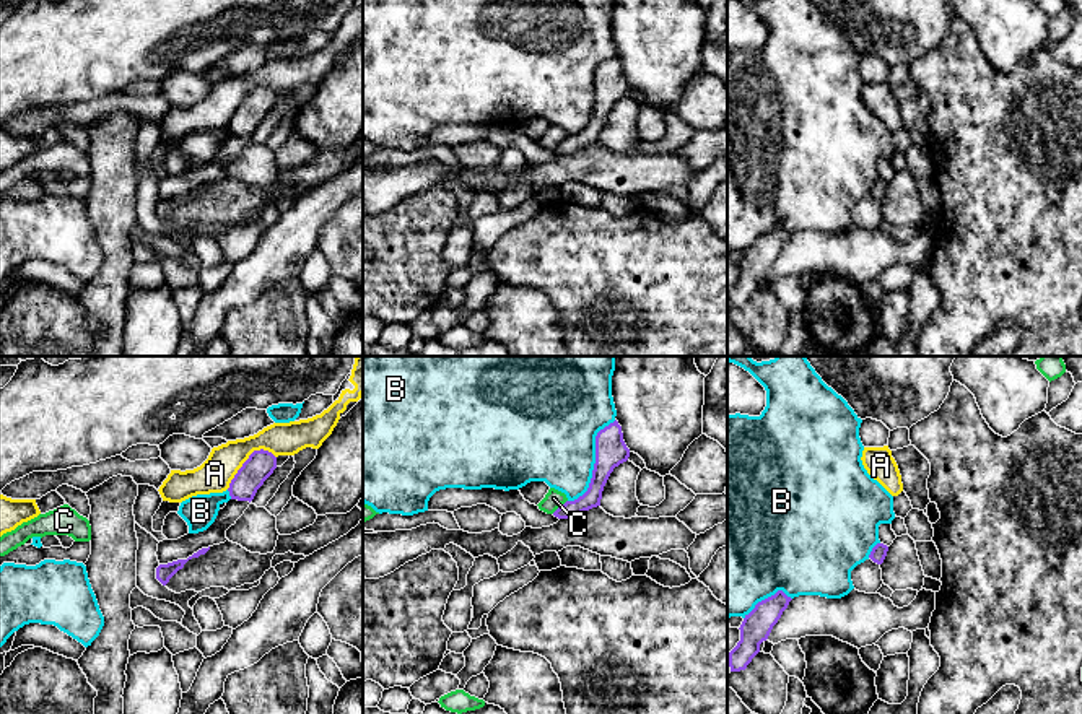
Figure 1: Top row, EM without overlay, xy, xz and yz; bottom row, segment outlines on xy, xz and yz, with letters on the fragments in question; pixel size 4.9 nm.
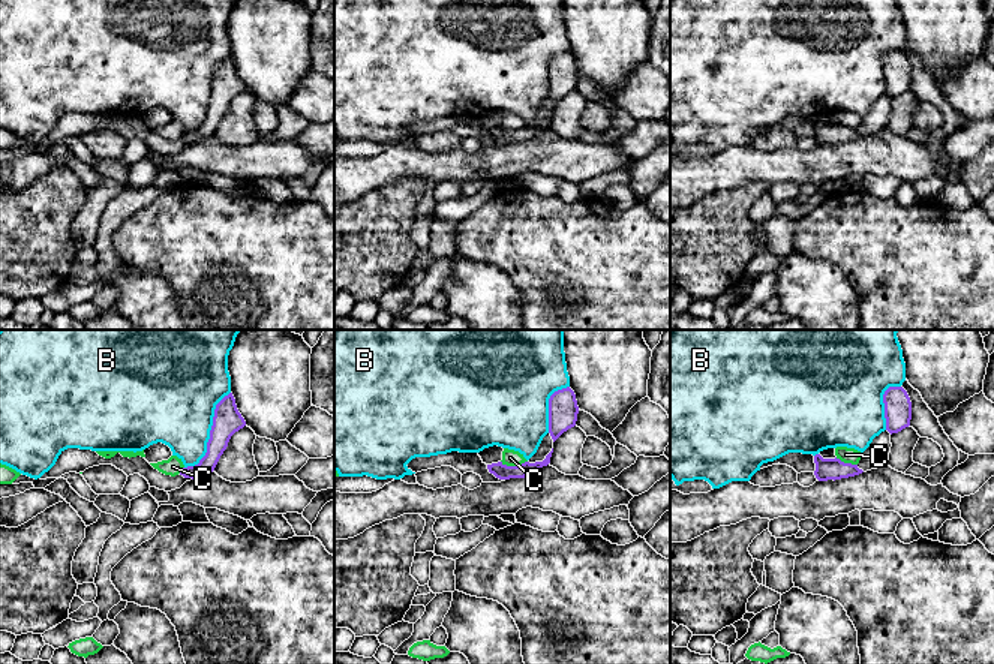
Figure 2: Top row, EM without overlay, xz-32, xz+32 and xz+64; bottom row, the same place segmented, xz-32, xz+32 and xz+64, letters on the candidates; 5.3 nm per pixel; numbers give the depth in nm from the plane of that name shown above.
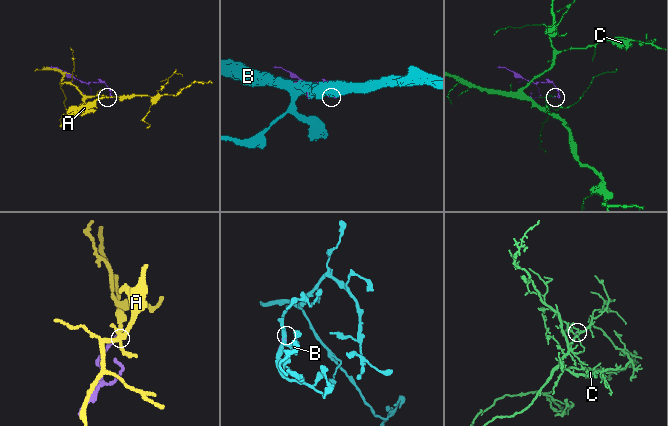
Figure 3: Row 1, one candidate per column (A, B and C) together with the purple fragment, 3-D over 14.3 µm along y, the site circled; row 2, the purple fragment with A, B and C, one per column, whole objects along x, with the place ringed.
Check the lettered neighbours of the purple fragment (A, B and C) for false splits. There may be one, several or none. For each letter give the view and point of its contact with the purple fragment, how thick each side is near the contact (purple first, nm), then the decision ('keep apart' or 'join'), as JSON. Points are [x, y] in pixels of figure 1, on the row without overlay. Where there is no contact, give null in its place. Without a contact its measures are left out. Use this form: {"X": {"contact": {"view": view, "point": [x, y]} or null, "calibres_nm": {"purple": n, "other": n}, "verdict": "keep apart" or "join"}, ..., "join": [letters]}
{"A": {"contact": {"view": "xy", "point": [248, 95]}, "calibres_nm": {"purple": 140, "other": 170}, "verdict": "keep apart"}, "B": {"contact": {"view": "xz", "point": [596, 98]}, "calibres_nm": {"purple": 160, "other": 440}, "verdict": "keep apart"}, "C": {"contact": {"view": "xz", "point": [560, 142]}, "calibres_nm": {"purple": 90, "other": 90}, "verdict": "keep apart"}, "join": []}

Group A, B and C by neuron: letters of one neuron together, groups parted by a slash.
A / B / C

